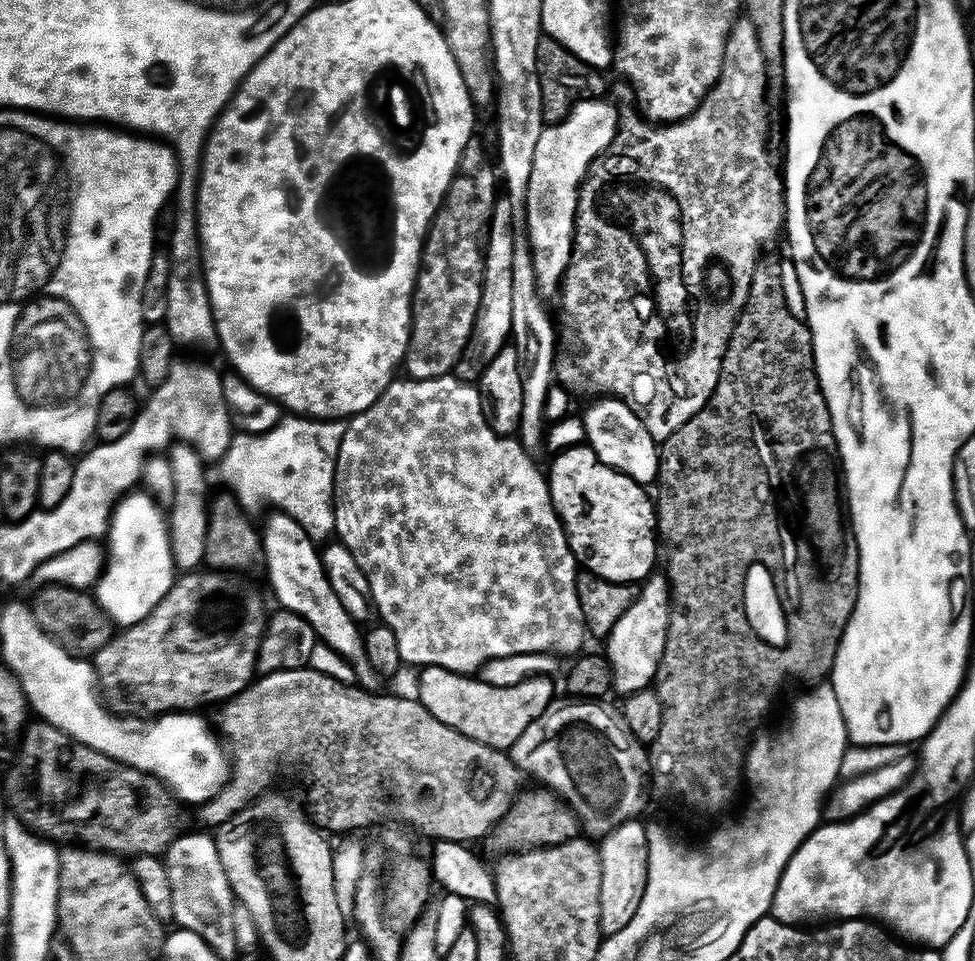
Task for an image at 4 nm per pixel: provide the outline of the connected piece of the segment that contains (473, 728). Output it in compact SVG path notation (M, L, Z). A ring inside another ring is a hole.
M426 668L419 675L418 699L430 714L434 714L434 718L438 718L438 722L466 734L466 738L474 742L501 750L510 750L535 720L543 721L549 715L552 699L556 696L555 686L543 674L509 688L484 684L479 678L445 668Z

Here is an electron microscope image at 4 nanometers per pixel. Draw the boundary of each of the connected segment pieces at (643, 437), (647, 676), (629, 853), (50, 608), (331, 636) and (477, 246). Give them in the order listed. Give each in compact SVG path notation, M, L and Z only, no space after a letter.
M620 398L600 400L584 416L587 443L603 462L623 475L628 475L643 486L657 483L660 475L660 448L647 432L647 427L632 411L628 402Z
M658 576L643 583L634 606L618 618L618 626L606 641L606 661L612 672L611 687L620 691L624 698L651 689L662 662L662 654L668 641L670 618L672 617L671 588L665 577Z
M639 819L630 820L618 826L603 837L604 845L599 845L600 865L602 866L602 894L600 895L600 931L605 937L618 934L634 922L634 914L638 914L638 906L646 894L648 881L648 829Z
M44 586L39 590L41 592L37 594L36 601L31 601L30 604L34 618L46 635L51 640L57 640L70 655L95 657L114 639L112 621L87 591L59 586Z
M283 514L277 517L264 529L262 539L264 566L268 568L270 586L280 606L307 621L323 645L333 649L352 665L354 680L359 687L366 692L377 693L381 689L379 686L382 680L369 662L369 656L365 654L361 627L346 612L340 598L333 591L315 541L310 539L296 520Z
M473 138L424 241L420 275L412 296L412 337L403 362L411 379L437 380L453 375L471 342L482 306L486 241L498 199L498 172L492 168L484 165L483 142Z

